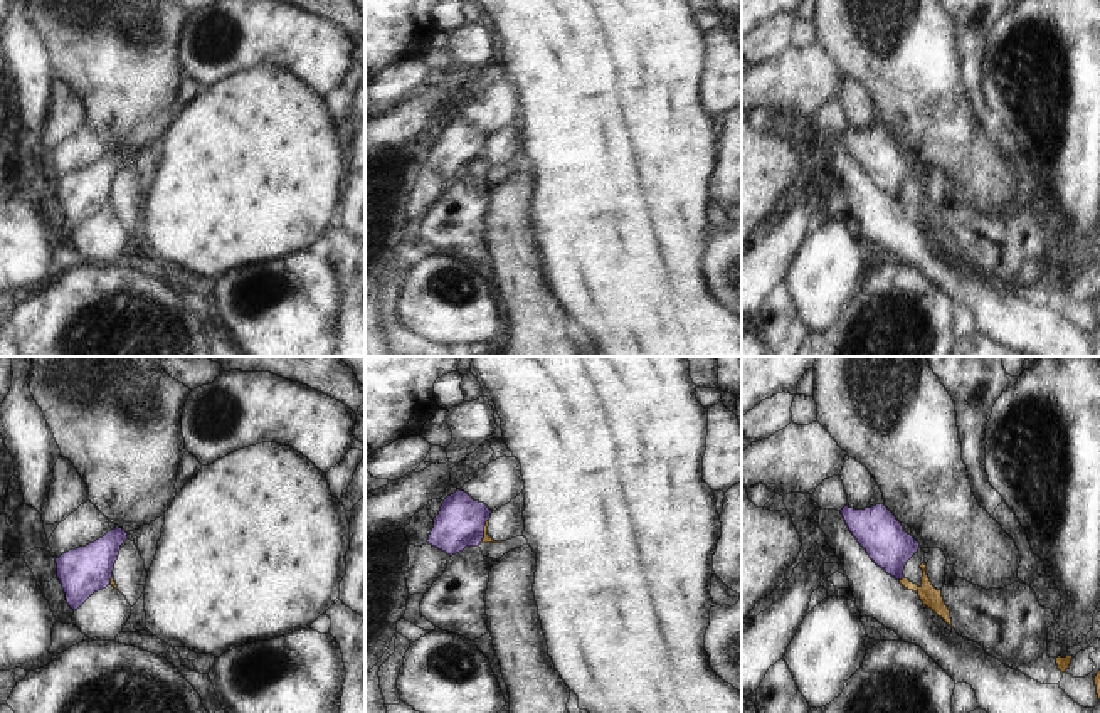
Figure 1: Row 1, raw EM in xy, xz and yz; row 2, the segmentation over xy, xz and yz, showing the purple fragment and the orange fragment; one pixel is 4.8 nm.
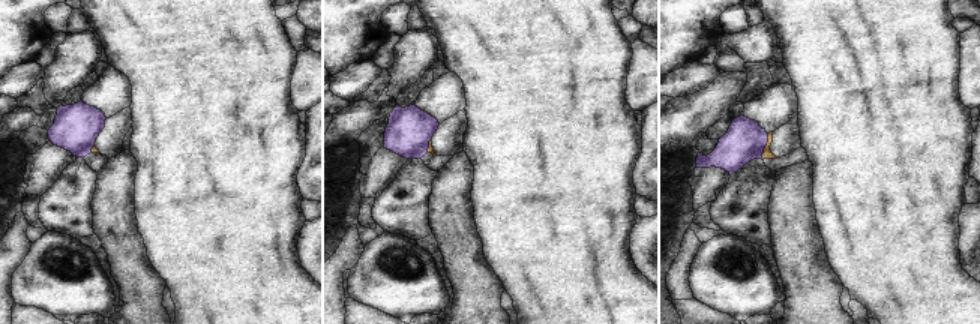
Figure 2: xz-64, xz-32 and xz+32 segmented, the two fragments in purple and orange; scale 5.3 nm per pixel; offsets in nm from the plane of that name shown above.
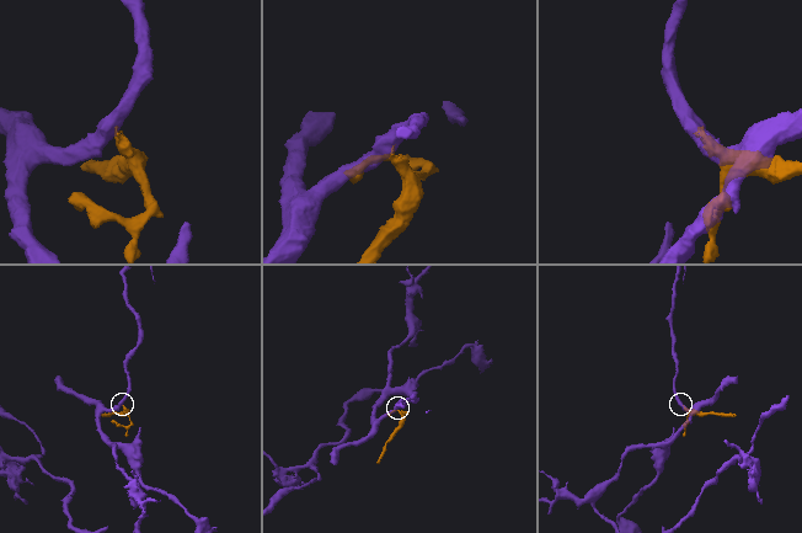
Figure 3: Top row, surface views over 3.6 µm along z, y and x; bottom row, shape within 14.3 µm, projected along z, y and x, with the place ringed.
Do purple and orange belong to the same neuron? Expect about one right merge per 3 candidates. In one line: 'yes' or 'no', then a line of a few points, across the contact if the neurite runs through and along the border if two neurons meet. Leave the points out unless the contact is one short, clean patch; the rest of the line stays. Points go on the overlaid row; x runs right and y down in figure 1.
no; line xz (488, 518), (480, 542)

